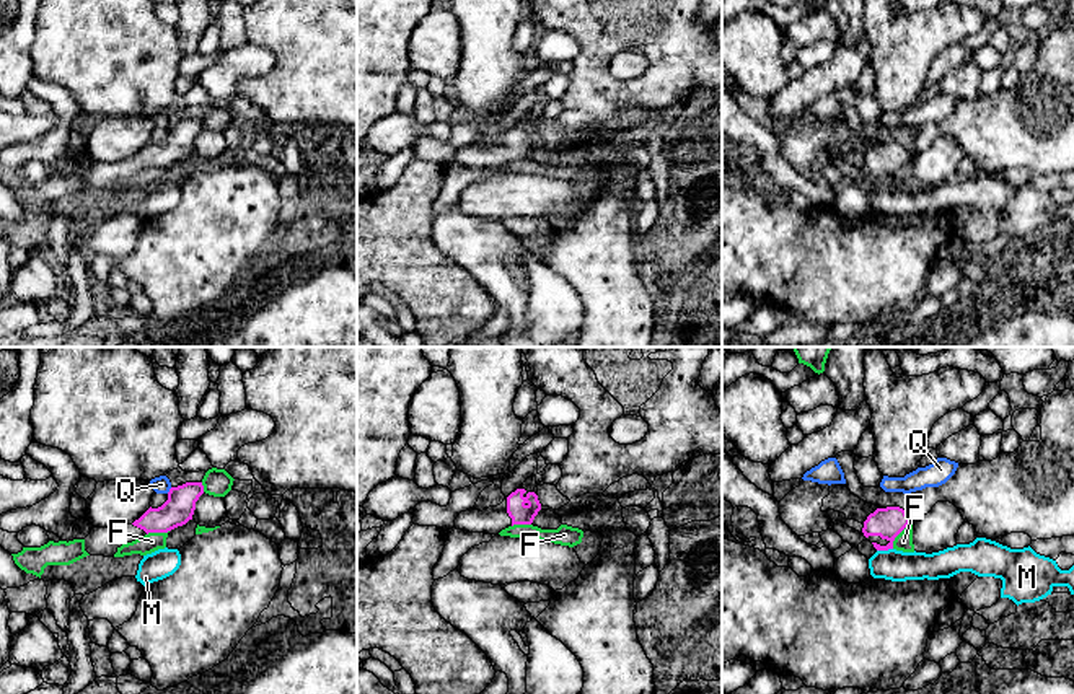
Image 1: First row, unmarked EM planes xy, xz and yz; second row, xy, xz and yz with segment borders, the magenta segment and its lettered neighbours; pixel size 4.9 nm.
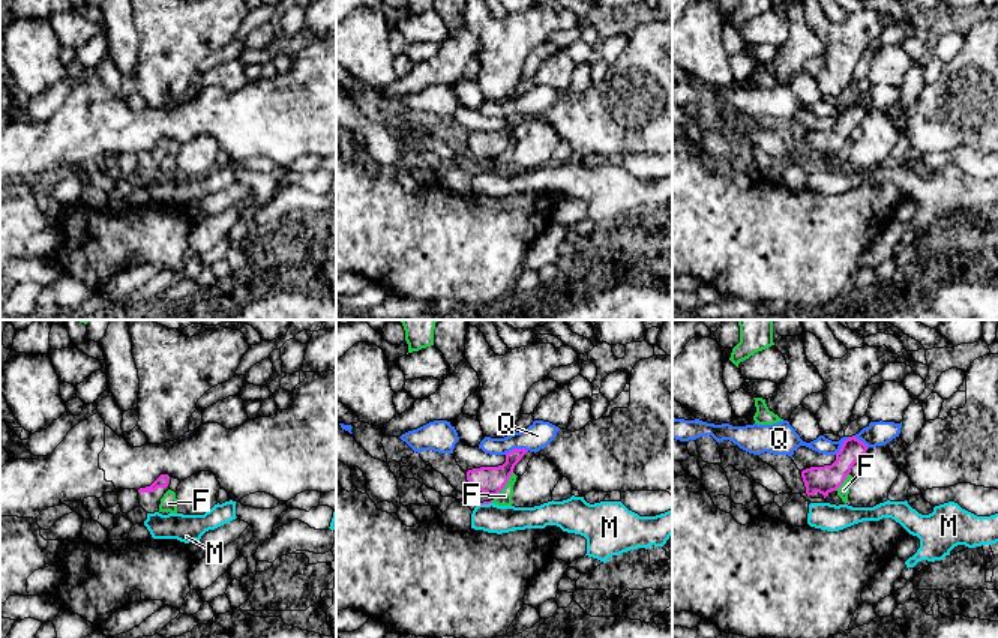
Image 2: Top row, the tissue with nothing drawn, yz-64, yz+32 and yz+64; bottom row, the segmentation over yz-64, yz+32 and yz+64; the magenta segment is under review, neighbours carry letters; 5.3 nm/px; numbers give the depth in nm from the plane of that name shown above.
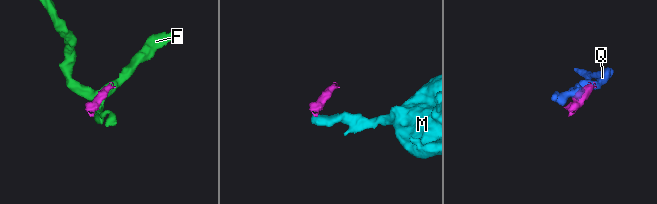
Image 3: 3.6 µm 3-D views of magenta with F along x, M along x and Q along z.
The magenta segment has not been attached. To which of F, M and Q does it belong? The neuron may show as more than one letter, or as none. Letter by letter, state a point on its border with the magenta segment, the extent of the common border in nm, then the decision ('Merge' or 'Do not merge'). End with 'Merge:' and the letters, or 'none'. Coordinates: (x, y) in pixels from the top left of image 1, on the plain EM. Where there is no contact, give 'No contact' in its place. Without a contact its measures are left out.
F: Touches magenta at yz (897, 170). Shared border 160 nm. Do not merge
M: Touches magenta at yz (884, 184). Shared border 80 nm. Do not merge
Q: Touches magenta at xy (170, 126). Shared border 40 nm. Do not merge
Merge: none

